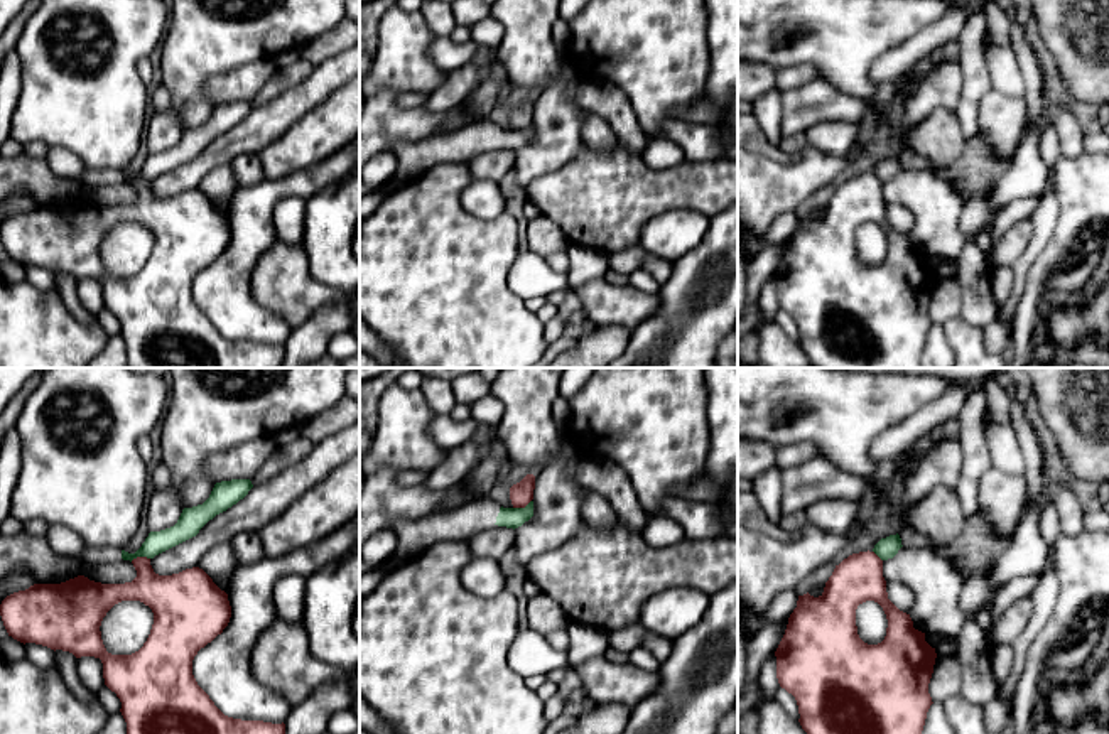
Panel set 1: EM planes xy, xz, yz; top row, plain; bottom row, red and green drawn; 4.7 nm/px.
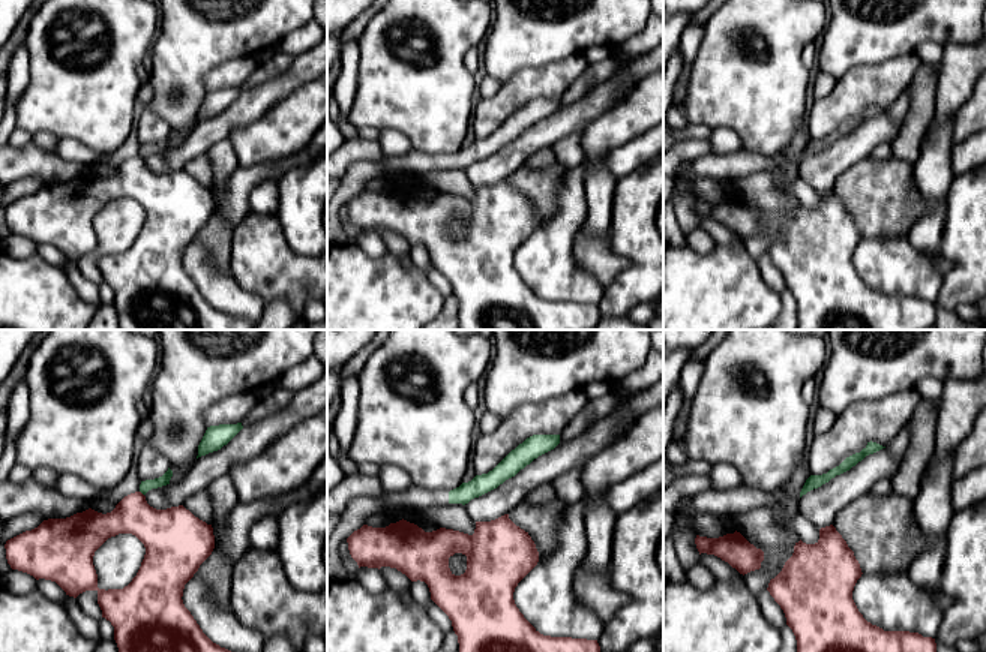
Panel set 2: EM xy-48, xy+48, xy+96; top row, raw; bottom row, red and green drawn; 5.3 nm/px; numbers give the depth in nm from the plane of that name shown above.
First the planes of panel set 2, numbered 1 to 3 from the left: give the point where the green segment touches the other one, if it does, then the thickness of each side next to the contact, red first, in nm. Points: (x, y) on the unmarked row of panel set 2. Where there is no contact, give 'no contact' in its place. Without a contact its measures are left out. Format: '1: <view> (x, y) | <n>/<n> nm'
1: xy-48 (141, 158) | 260/60 nm
2: no contact
3: no contact

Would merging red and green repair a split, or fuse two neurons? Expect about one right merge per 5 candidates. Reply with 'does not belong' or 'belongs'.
does not belong

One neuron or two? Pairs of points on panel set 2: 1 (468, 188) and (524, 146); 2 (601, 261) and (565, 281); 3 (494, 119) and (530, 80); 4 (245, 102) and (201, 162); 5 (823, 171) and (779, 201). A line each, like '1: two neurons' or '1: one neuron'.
1: two neurons
2: two neurons
3: one neuron
4: two neurons
5: two neurons

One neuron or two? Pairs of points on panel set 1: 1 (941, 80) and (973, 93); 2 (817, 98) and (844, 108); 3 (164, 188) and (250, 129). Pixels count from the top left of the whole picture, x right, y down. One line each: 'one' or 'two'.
1: two
2: one
3: one

